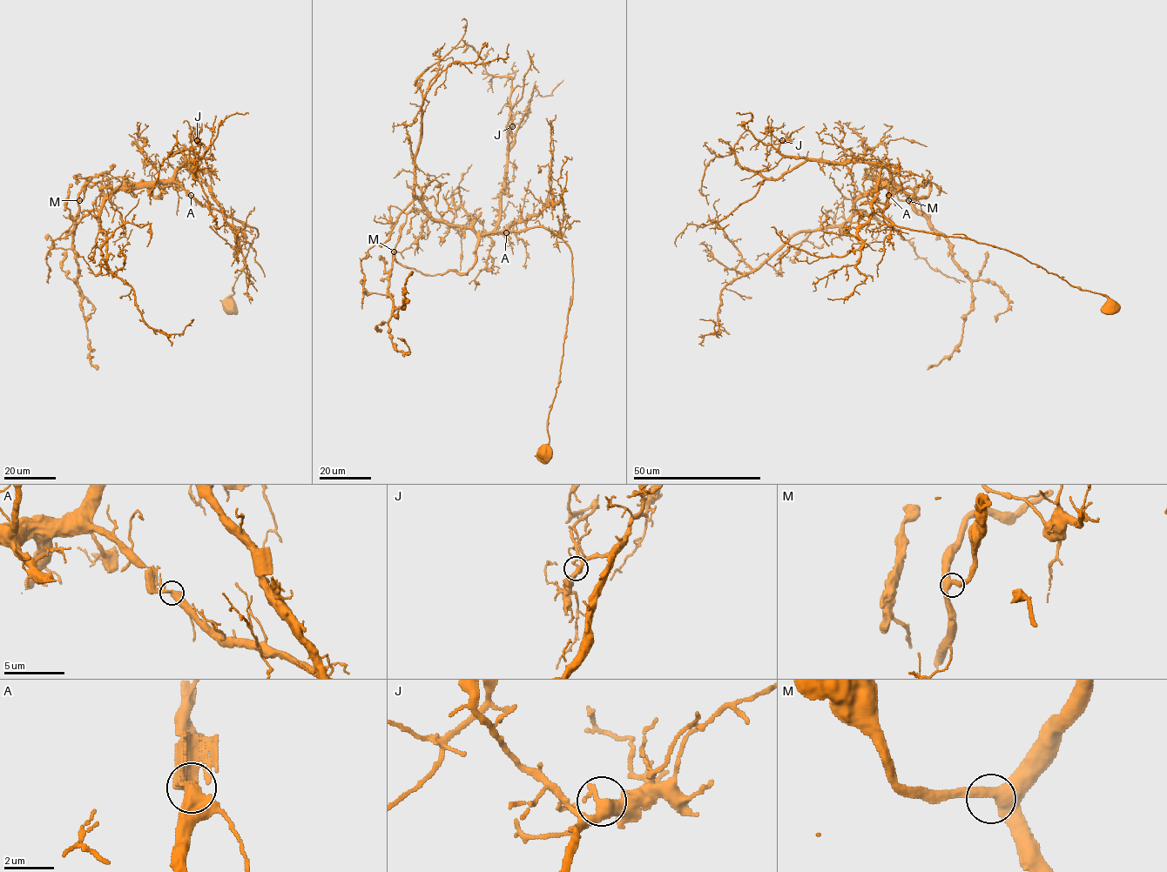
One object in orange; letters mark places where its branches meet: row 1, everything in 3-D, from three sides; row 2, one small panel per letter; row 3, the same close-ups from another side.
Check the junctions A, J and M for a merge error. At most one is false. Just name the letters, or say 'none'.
none

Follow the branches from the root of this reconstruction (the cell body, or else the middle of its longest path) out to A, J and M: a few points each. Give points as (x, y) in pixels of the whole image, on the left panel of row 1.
A: (229, 310), (228, 299), (234, 293), (234, 282), (258, 232), (255, 228), (202, 206), (191, 196)
J: (229, 310), (234, 282), (258, 232), (201, 206), (173, 180), (185, 162), (204, 154), (205, 146), (197, 140)
M: (229, 310), (255, 228), (201, 206), (175, 183), (154, 197), (142, 182), (111, 177), (84, 185), (79, 200)

